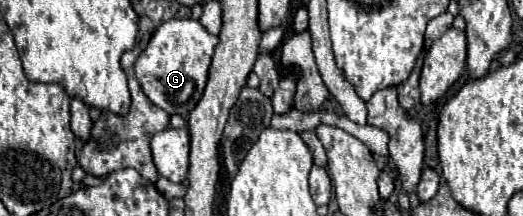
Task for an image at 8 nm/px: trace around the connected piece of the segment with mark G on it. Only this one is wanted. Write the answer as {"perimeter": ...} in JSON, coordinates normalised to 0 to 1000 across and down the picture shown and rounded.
{"perimeter":[[[327,88],[308,106],[258,292],[262,375],[285,468],[323,532],[346,532],[358,551],[361,514],[388,440],[400,292],[415,199],[415,162],[396,153],[396,134],[373,88]]]}

